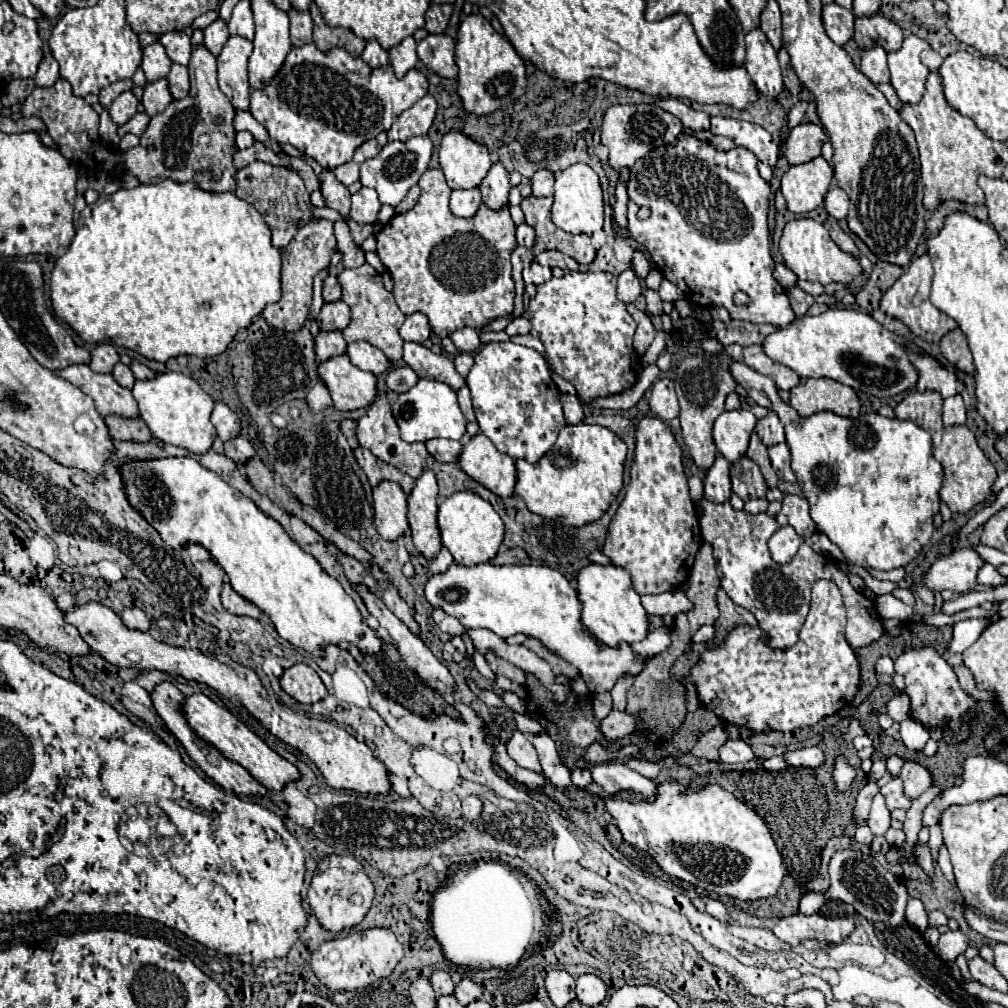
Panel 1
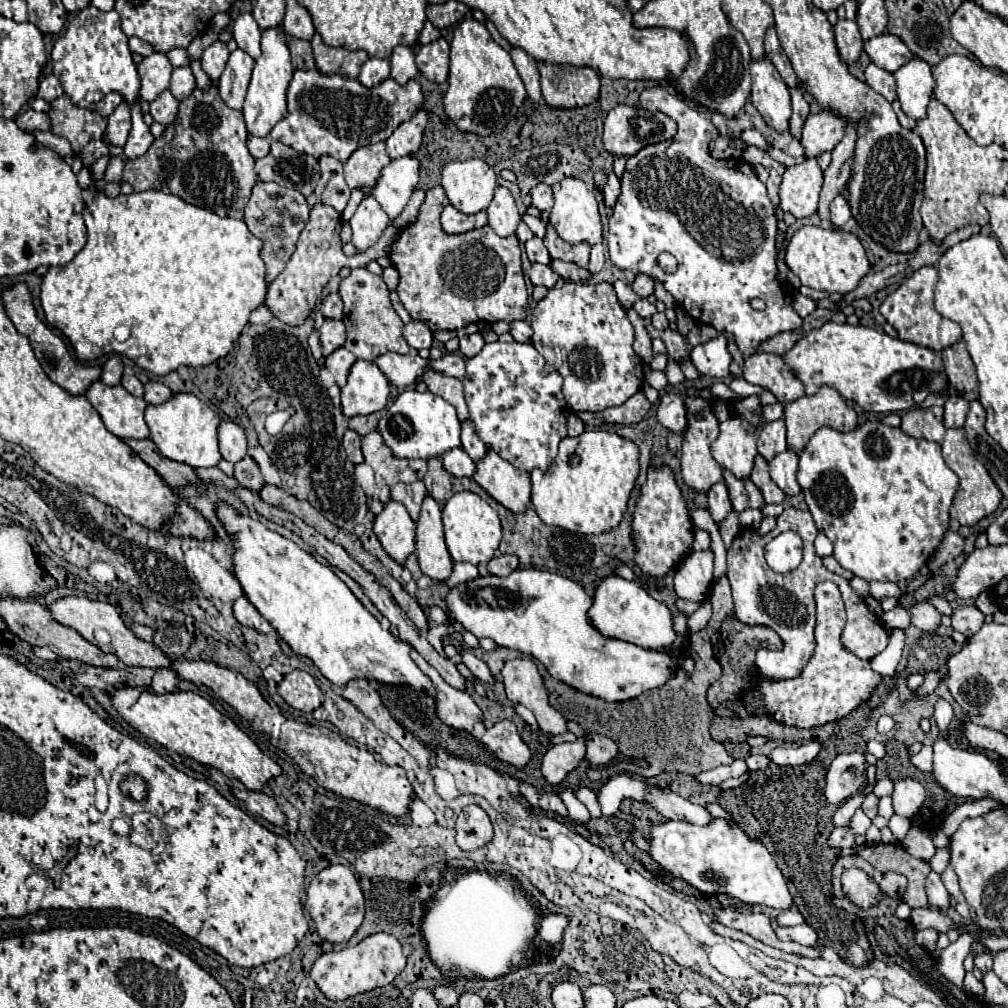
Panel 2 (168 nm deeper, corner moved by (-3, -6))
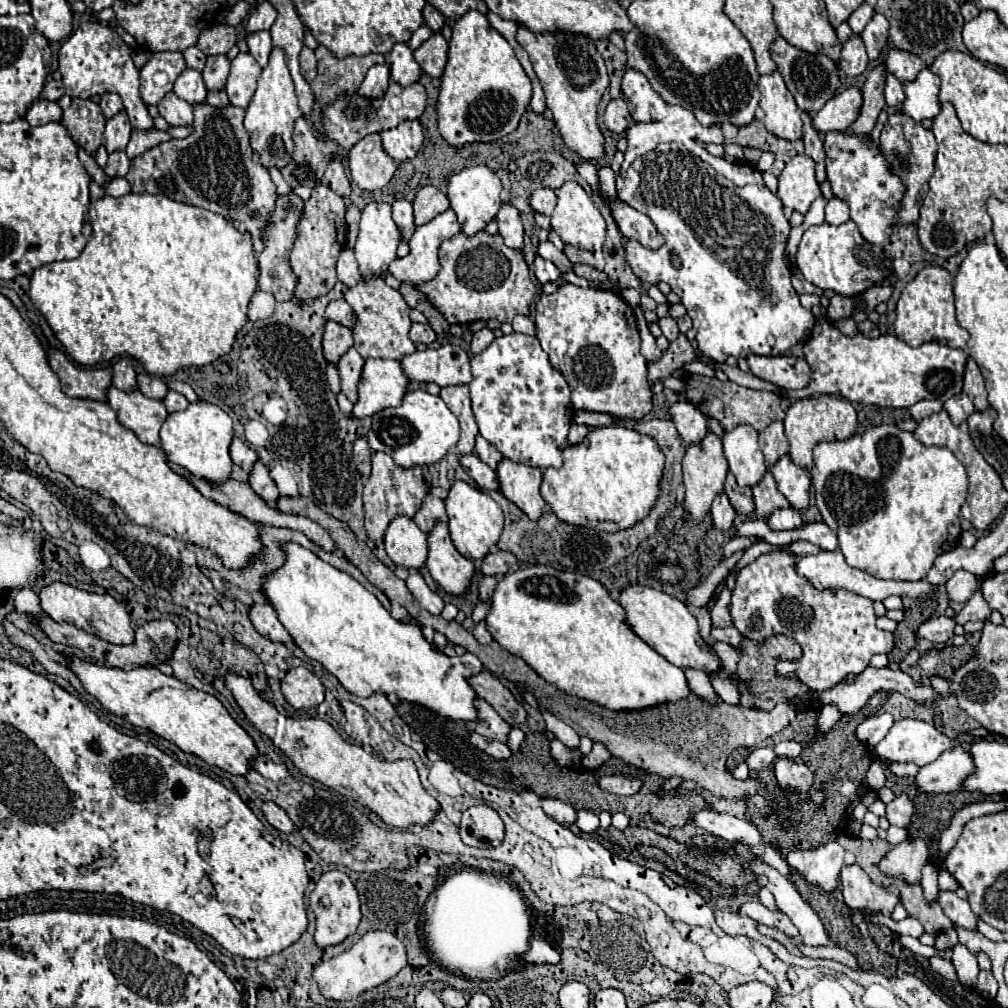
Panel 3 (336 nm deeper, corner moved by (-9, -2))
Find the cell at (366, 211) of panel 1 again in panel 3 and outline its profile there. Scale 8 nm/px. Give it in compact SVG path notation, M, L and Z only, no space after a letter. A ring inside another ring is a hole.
M370 202L362 210L360 232L354 246L362 280L368 276L384 278L388 264L396 258L400 240L400 230L392 220L390 204Z

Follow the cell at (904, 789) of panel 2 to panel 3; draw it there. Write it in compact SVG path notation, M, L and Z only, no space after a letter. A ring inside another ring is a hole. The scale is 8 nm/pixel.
M900 794L896 796L894 802L886 804L886 818L892 826L898 826L898 828L910 826L912 812L914 812L914 802L906 794Z

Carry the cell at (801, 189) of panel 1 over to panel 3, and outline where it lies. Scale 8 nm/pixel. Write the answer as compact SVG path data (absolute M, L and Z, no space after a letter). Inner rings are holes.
M794 156L778 176L778 198L790 210L806 214L810 204L820 196L820 186L814 176L814 160Z

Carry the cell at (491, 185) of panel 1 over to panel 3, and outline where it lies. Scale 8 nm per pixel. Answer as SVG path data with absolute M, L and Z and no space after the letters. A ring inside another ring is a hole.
M502 204L498 216L496 216L498 228L500 228L500 236L504 238L504 244L508 248L516 248L522 250L524 248L524 228L522 228L522 220L520 214L514 206L510 204Z

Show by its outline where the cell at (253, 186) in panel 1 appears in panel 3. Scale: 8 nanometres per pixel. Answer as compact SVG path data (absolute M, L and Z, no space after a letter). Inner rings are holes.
M294 192L288 196L280 196L276 202L276 210L272 214L272 224L266 228L264 238L266 238L266 248L258 256L258 266L260 266L260 278L258 284L264 292L270 292L276 296L276 300L292 300L294 288L296 288L296 278L290 266L290 250L296 238L296 224L300 220L304 208L304 200L298 198Z

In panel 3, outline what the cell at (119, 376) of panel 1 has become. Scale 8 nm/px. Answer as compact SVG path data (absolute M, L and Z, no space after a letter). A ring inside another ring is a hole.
M140 374L138 376L138 390L154 400L162 400L168 392L168 384L158 378L158 376L148 376L148 374Z

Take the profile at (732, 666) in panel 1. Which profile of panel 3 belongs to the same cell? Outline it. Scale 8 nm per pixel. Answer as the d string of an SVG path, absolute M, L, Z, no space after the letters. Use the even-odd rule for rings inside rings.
M886 666L886 668L866 668L864 672L860 672L860 674L856 676L854 684L844 684L844 682L840 682L840 684L836 684L834 688L830 688L830 690L826 690L826 692L818 692L818 696L820 696L822 706L826 706L826 704L838 704L838 708L840 708L842 714L856 714L856 712L870 700L870 696L876 694L878 690L900 692L900 694L904 694L906 698L912 698L914 702L924 704L924 706L928 706L928 708L932 708L934 702L938 700L938 692L936 692L930 684L918 684L912 676L908 676L908 674L902 672L900 668L890 668L890 666Z

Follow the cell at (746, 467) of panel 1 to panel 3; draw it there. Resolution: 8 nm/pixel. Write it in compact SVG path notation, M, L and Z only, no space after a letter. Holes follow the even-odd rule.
M728 474L726 478L726 484L724 484L724 494L728 496L732 508L738 512L738 514L744 514L744 516L750 516L754 512L754 502L752 502L752 490L748 486L738 486L734 476Z

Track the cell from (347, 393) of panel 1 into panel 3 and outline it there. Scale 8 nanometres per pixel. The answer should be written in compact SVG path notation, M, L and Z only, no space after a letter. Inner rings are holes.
M368 358L358 386L360 398L354 404L354 418L370 418L388 406L400 406L408 382L398 360Z

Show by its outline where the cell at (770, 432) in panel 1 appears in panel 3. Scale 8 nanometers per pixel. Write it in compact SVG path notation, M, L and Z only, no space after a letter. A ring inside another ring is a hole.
M772 422L766 430L760 432L760 450L766 458L766 466L772 466L778 458L788 454L788 440L784 434L782 422Z

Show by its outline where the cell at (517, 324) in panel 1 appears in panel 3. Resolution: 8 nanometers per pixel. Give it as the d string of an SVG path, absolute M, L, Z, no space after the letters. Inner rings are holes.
M516 316L512 320L512 328L514 328L514 332L522 332L522 334L528 334L528 336L536 334L536 326L534 326L532 318L528 318L528 316Z

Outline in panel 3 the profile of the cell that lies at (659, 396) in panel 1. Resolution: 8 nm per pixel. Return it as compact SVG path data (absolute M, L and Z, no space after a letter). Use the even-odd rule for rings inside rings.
M678 400L676 404L672 404L670 414L672 414L672 422L676 424L678 434L682 436L686 444L702 442L702 438L708 432L708 422L696 406L692 406L686 400Z

